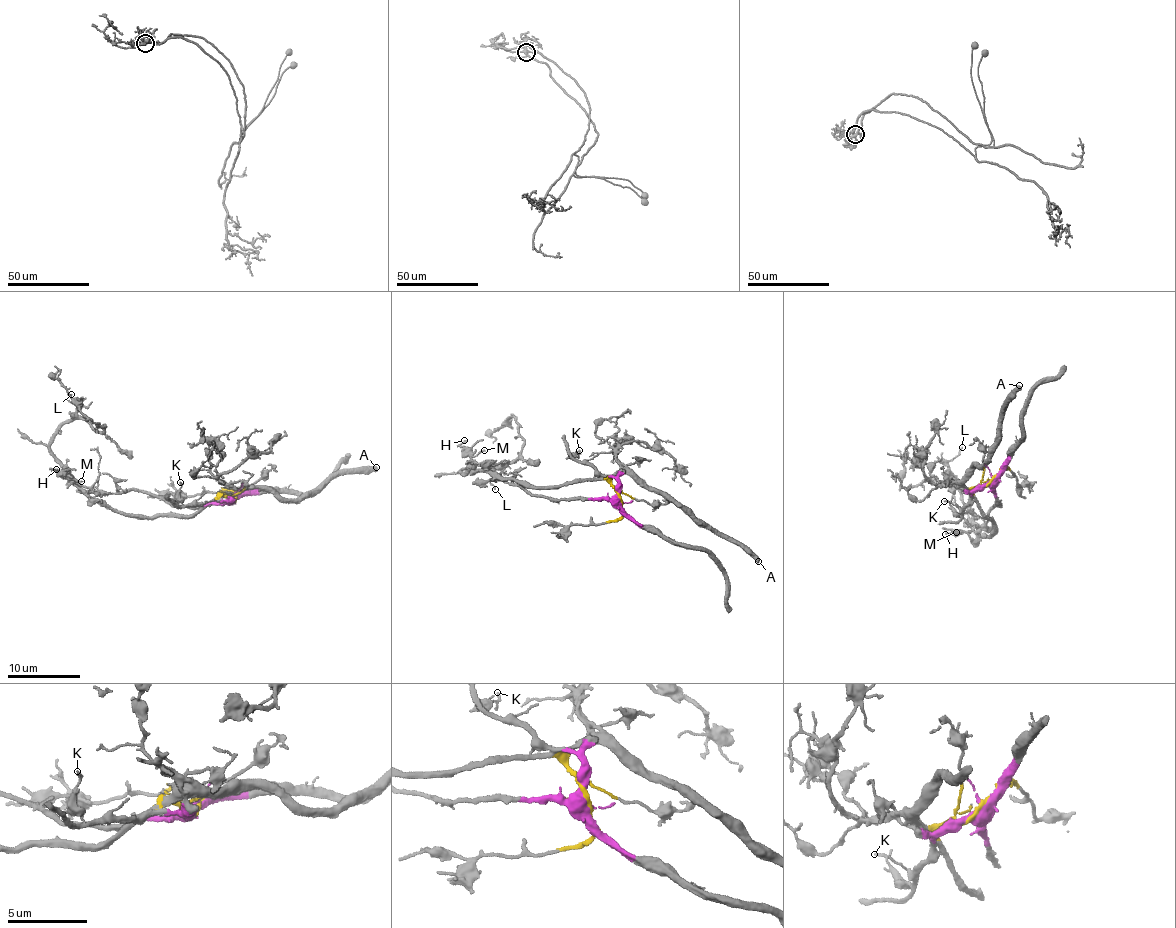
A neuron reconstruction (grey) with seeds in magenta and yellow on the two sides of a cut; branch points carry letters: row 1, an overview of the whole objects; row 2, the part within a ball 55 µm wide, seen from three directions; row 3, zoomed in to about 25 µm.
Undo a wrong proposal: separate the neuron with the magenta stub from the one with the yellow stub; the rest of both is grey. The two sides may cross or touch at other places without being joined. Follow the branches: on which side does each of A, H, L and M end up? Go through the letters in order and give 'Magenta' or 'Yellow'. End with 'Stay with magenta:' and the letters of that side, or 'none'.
A: Yellow
H: Magenta
L: Yellow
M: Magenta
Stay with magenta: H, M

